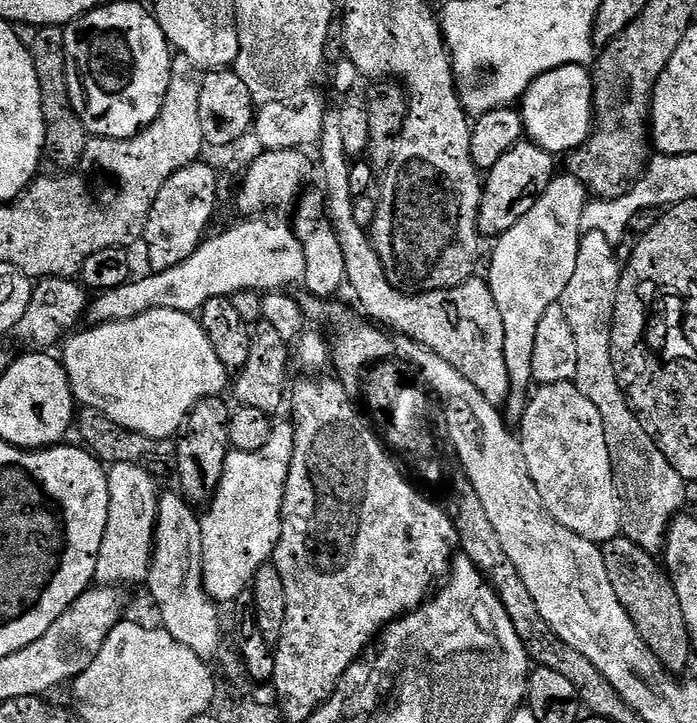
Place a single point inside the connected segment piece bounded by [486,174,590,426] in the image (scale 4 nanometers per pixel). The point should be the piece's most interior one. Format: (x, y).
(533, 262)

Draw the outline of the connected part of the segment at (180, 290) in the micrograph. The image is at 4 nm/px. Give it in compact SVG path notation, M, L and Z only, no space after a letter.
M248 218L221 236L213 235L186 262L170 270L152 272L141 280L132 278L127 284L101 291L91 303L86 320L89 325L122 322L138 318L150 310L178 310L196 314L206 302L219 296L231 298L240 291L267 294L287 289L287 284L299 285L304 278L306 258L303 246L288 224L271 224L268 218Z

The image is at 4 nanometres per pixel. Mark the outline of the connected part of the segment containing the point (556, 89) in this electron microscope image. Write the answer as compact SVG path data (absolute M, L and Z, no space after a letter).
M567 64L539 76L522 97L527 139L553 154L581 148L592 132L592 73L583 64Z

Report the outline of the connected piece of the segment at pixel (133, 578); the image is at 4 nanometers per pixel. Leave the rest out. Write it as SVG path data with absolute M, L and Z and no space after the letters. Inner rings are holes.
M113 464L107 469L110 510L106 518L106 534L102 534L102 550L98 550L96 580L104 586L143 585L152 569L152 549L156 547L156 519L162 495L157 477L142 466Z

